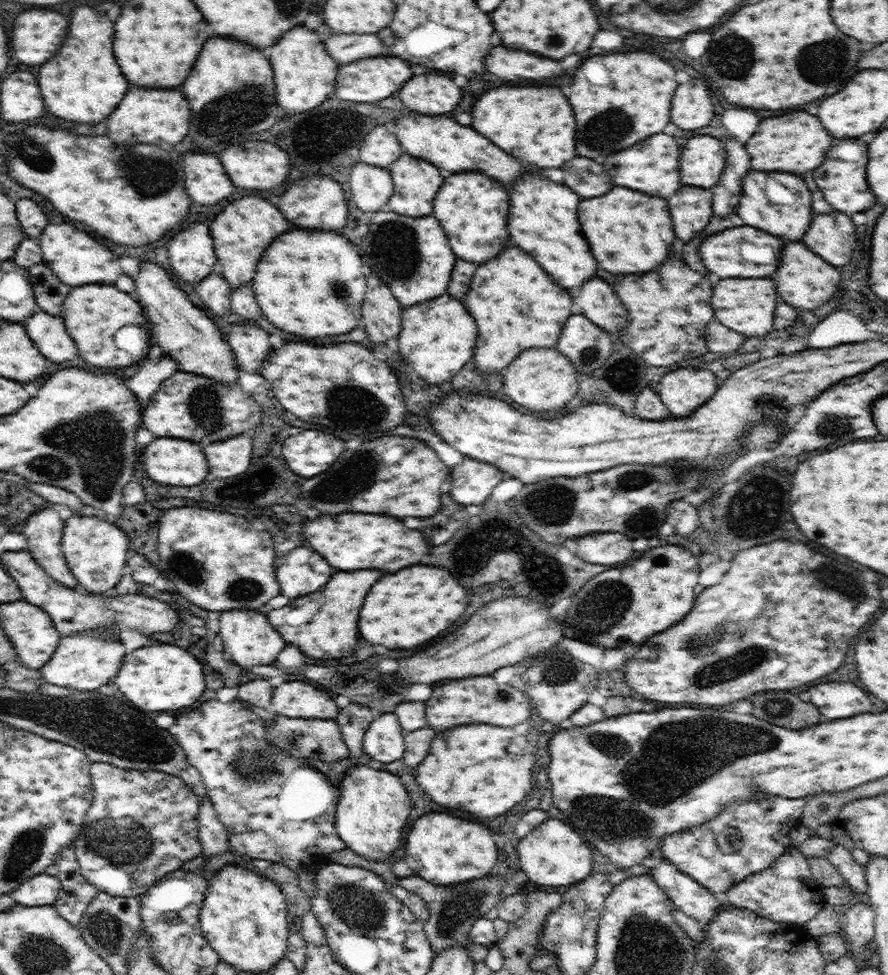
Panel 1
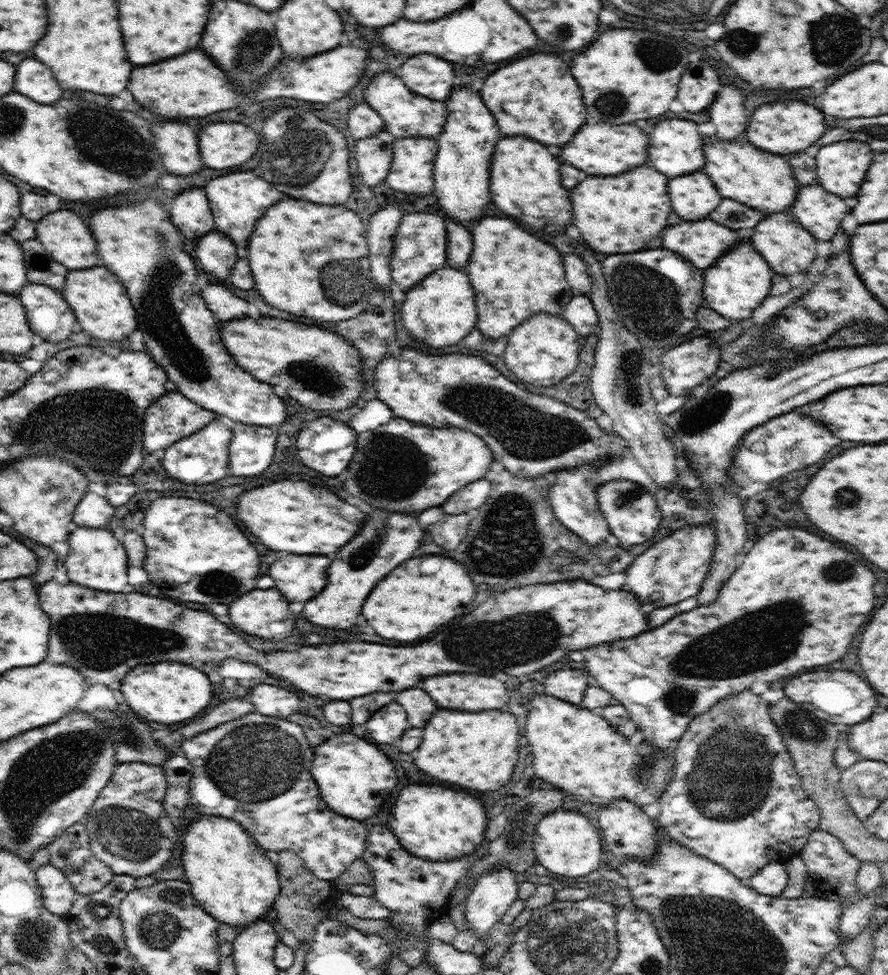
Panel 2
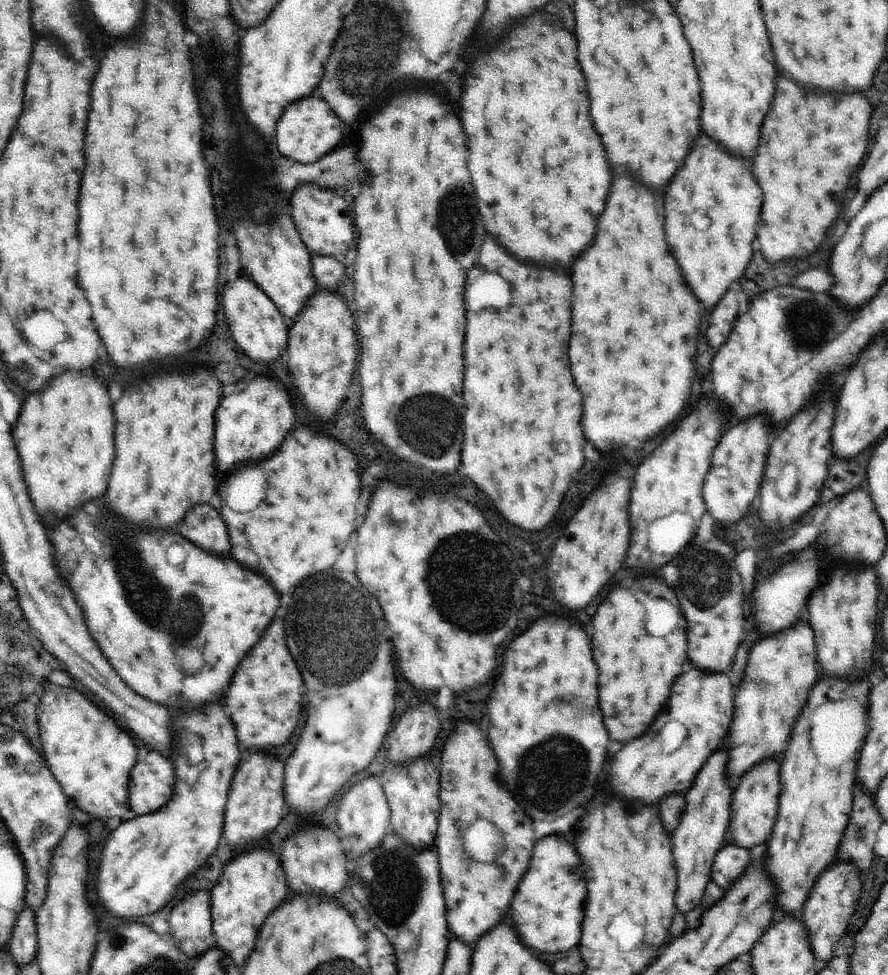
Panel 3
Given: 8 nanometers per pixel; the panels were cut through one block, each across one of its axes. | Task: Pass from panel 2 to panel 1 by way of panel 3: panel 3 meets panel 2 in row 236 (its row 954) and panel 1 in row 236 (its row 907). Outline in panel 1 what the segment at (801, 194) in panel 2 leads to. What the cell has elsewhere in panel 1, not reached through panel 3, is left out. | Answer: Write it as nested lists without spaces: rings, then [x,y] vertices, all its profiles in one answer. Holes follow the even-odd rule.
[[[846,214],[814,216],[802,242],[828,264],[842,270],[858,246],[856,226]]]

